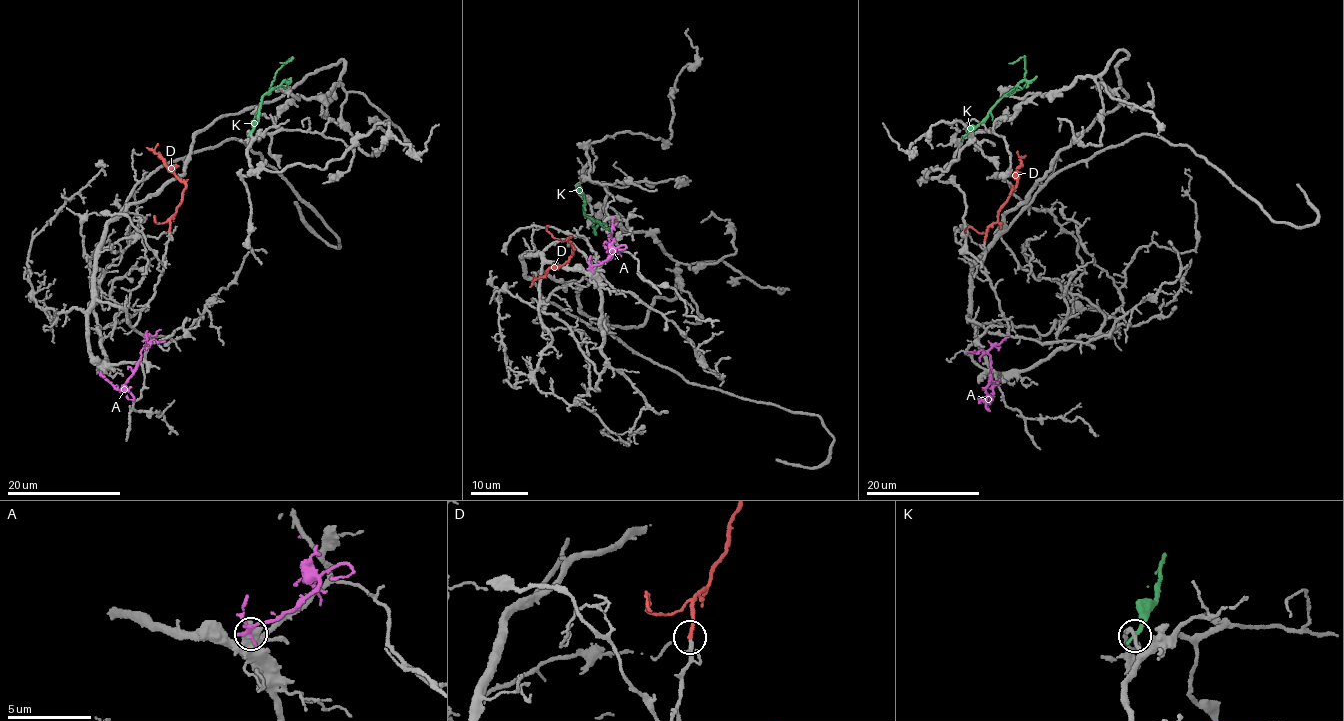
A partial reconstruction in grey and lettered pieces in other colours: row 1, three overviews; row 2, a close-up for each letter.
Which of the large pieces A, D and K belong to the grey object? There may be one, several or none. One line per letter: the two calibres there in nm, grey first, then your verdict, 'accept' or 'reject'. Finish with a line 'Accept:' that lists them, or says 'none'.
A: calibres 700 and 220 nm; reject
D: calibres 240 and 220 nm; accept
K: calibres 200 and 260 nm; reject
Accept: D

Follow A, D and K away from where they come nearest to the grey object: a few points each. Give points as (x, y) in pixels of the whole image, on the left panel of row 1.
A: (102, 373), (122, 391), (123, 384), (136, 368), (148, 335), (155, 335), (160, 330)
D: (169, 231), (169, 221), (185, 186), (164, 159), (146, 147)
K: (250, 133), (264, 94), (269, 95), (278, 69), (292, 57), (287, 62), (280, 62)

